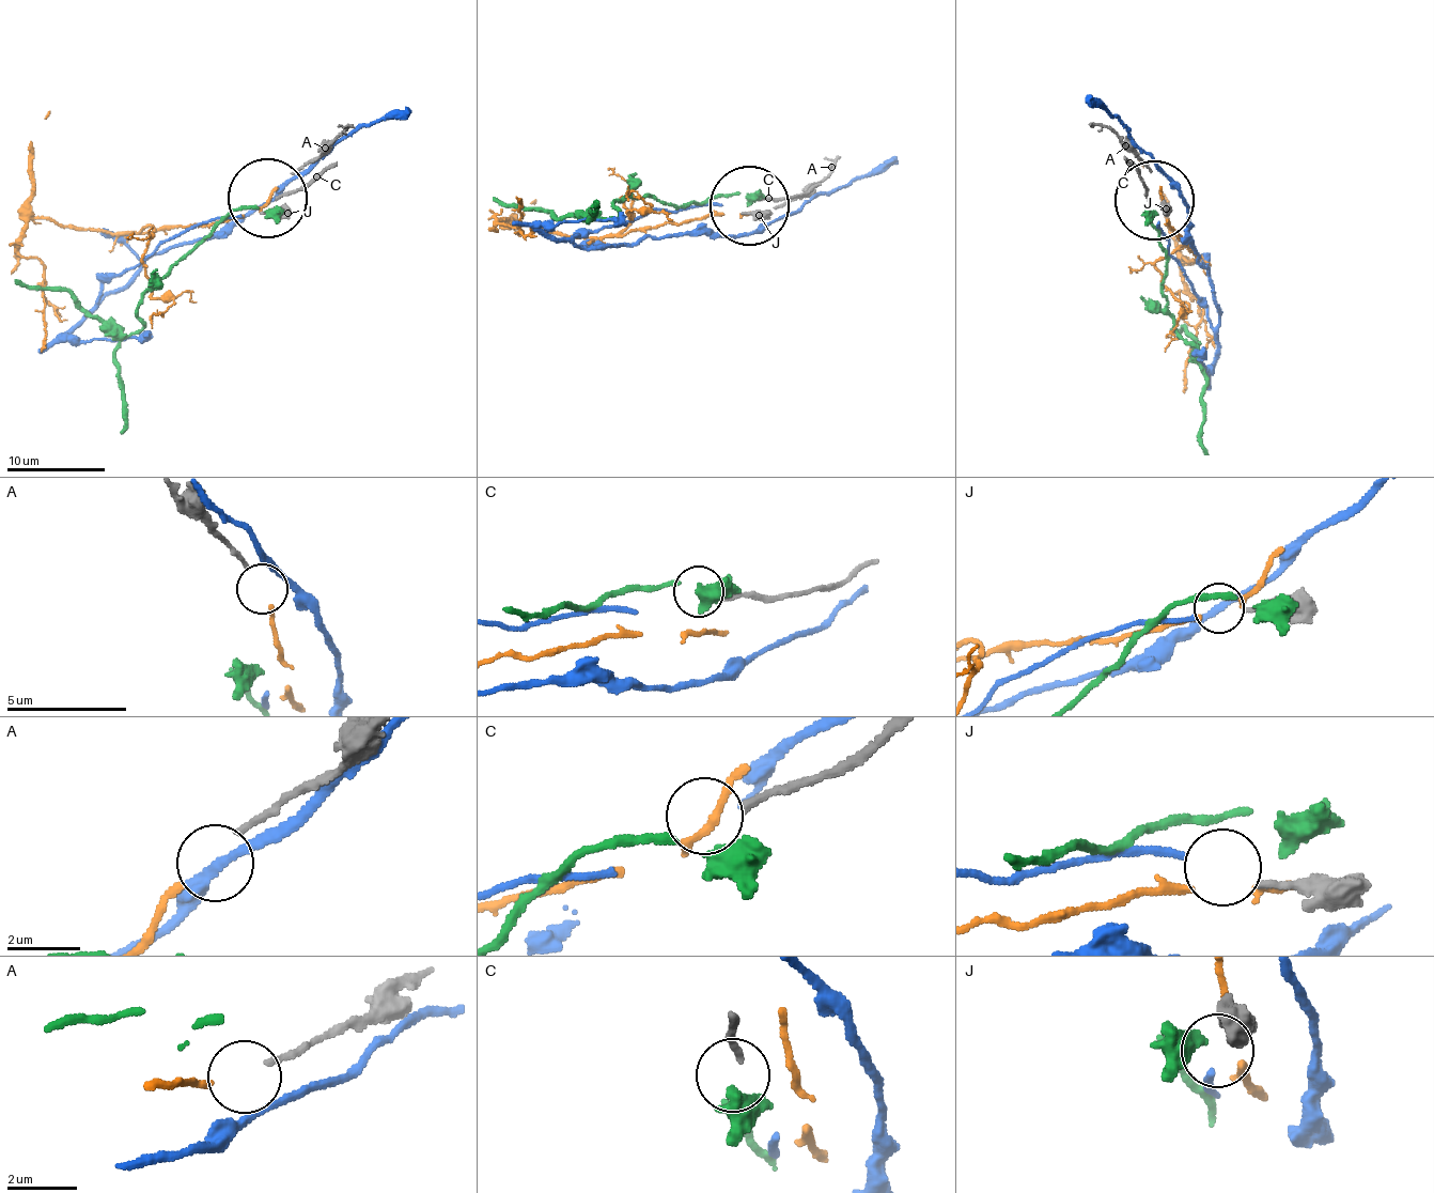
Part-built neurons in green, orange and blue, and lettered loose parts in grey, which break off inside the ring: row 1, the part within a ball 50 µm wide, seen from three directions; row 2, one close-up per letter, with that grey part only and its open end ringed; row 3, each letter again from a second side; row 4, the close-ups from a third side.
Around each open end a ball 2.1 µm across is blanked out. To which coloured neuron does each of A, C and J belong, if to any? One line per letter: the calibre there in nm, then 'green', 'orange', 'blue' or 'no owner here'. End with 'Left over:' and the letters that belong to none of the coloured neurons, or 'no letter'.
A: 180 nm | orange
C: 200 nm | green
J: 180 nm | blue
Left over: no letter

